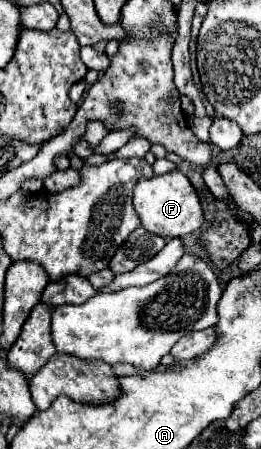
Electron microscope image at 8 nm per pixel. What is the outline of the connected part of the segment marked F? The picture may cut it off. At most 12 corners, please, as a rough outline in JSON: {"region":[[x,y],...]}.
{"region":[[179,170],[139,178],[141,226],[181,238],[203,226],[199,196]]}

